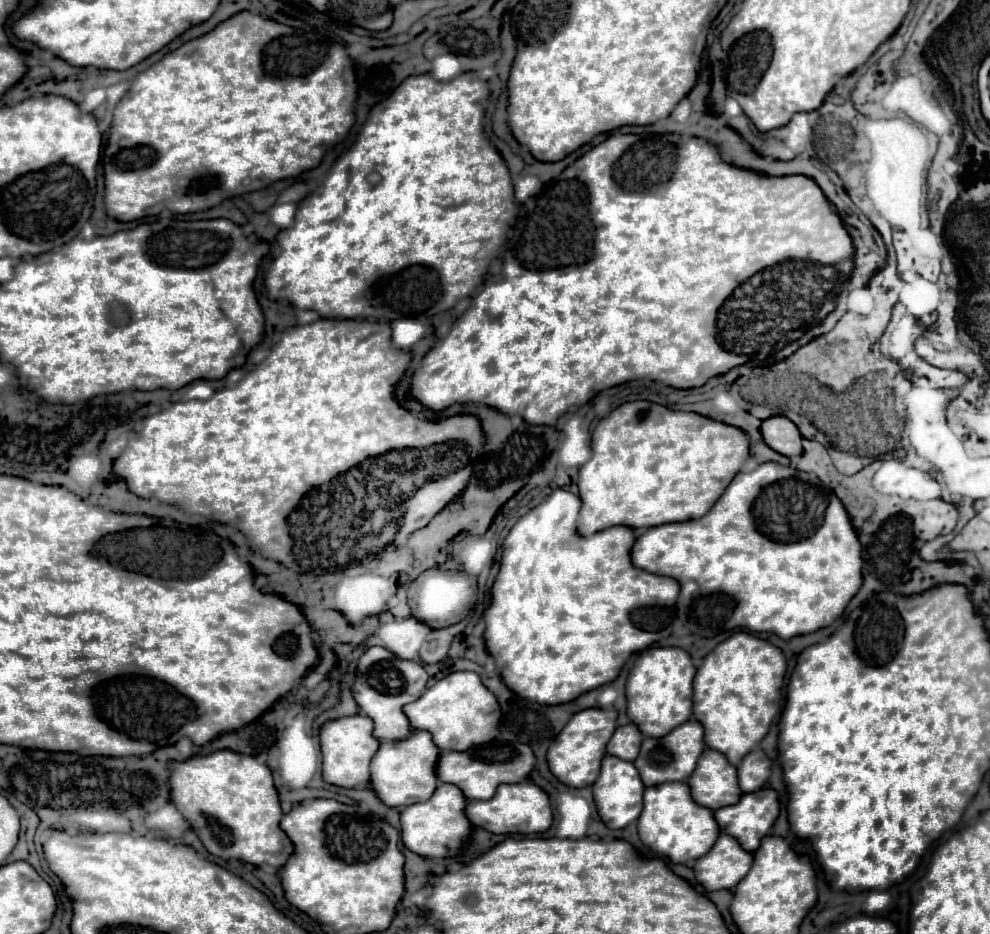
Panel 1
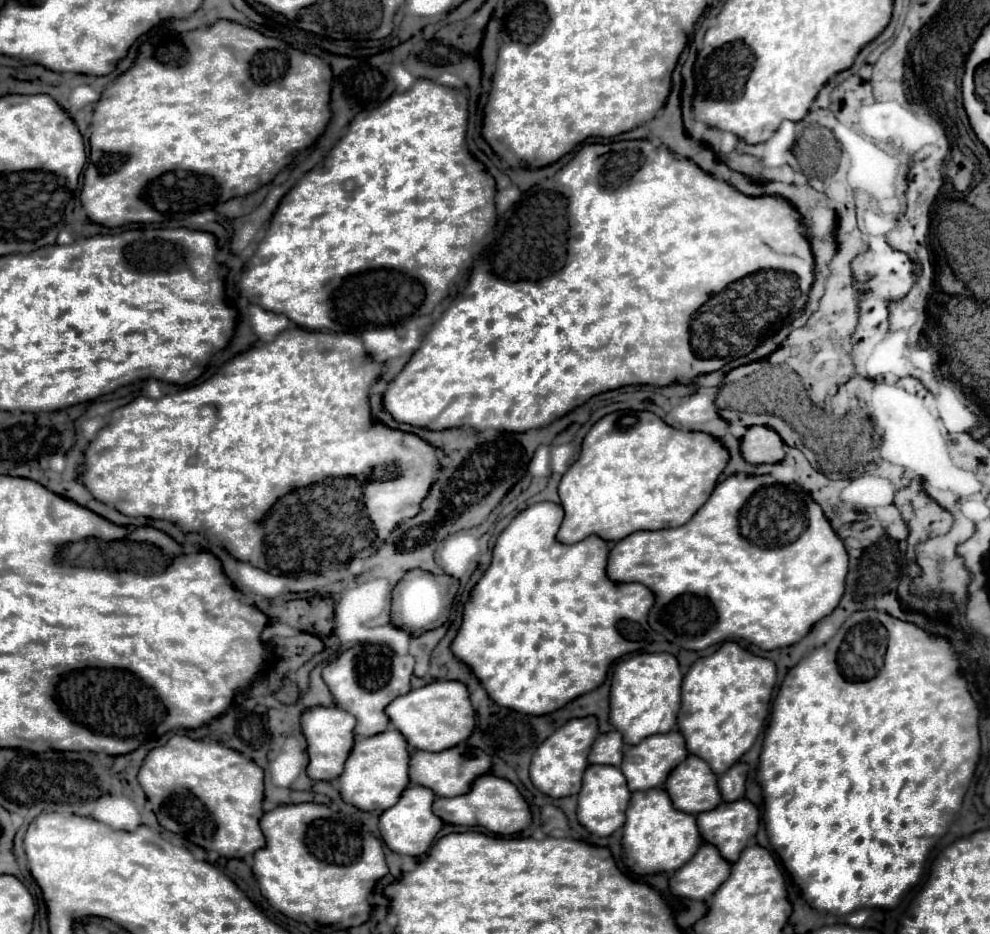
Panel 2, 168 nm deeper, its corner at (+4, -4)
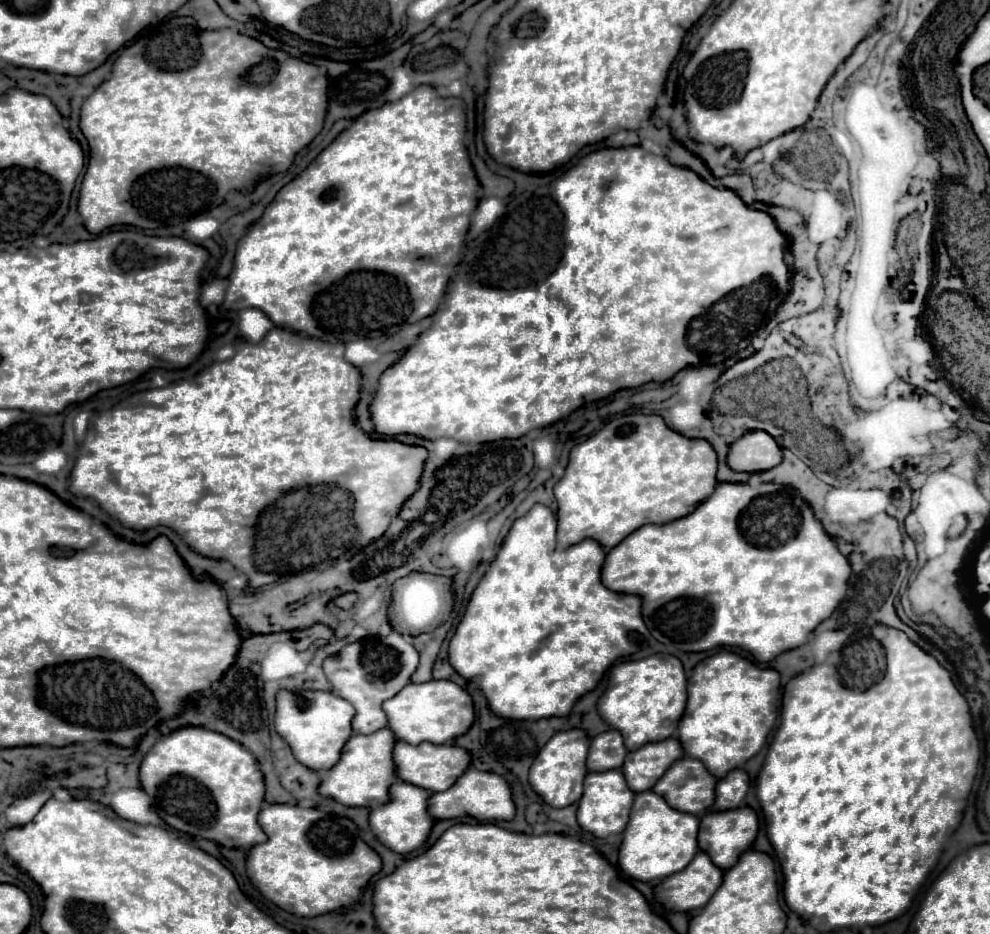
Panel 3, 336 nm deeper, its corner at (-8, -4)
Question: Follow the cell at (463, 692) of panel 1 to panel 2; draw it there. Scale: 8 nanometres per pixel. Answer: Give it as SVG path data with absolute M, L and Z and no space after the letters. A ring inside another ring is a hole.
M434 681L420 689L412 689L410 693L396 697L386 707L386 713L392 725L406 737L408 745L422 751L444 751L456 747L458 743L468 741L476 727L470 693L462 681Z

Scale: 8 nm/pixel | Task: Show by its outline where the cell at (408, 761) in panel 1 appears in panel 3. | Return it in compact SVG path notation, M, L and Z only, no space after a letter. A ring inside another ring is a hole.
M388 727L370 733L370 735L352 735L340 751L340 759L318 785L318 793L322 797L330 797L342 805L350 807L372 807L388 801L390 783L396 779L394 763L392 763L392 747L396 737Z

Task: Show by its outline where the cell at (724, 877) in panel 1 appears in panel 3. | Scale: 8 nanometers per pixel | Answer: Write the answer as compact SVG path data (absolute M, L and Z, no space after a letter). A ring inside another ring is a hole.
M698 851L698 855L694 855L694 859L686 865L686 869L662 879L654 887L654 897L666 911L692 913L706 905L706 899L714 895L714 891L718 889L718 883L722 883L722 871L710 861L710 857L704 851Z

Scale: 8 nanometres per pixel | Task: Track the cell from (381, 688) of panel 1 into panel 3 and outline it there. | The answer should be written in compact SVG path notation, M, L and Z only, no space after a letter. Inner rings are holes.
M392 631L386 637L364 637L356 643L344 645L334 657L326 657L322 667L332 683L332 693L350 701L356 709L352 731L368 735L370 731L378 731L388 725L382 703L410 683L410 675L418 667L418 651L406 643L400 633Z

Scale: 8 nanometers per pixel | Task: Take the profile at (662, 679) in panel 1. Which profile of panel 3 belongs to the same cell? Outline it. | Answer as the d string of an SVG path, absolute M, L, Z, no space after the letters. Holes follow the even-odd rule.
M674 655L646 657L638 661L622 661L610 669L604 695L598 701L600 717L622 733L626 749L634 751L644 743L668 739L686 707L686 677L680 659Z

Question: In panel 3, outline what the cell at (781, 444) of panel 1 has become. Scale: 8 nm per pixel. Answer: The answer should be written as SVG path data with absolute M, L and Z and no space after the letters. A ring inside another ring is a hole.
M748 431L730 445L726 463L732 471L758 473L780 465L782 449L766 431Z

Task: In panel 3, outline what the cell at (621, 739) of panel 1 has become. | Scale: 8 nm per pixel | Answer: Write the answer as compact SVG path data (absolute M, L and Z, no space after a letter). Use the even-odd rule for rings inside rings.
M610 729L600 735L596 735L590 741L590 751L586 757L588 771L608 771L608 769L620 769L626 757L626 747L622 741L622 735L618 731Z

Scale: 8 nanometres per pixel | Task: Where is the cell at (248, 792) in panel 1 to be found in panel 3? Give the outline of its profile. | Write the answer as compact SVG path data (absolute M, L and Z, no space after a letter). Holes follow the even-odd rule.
M182 727L162 737L144 755L140 763L140 783L142 791L152 799L156 813L174 829L188 833L192 837L204 837L224 847L252 847L264 843L268 837L258 825L258 811L264 801L264 779L258 763L250 751L240 743L218 735L216 731L206 731L204 727Z

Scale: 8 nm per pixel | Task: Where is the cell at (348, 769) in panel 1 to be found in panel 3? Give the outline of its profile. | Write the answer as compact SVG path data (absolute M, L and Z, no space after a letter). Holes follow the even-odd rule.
M278 691L276 693L276 733L290 745L294 757L312 771L326 771L338 761L342 743L352 735L354 707L330 691Z

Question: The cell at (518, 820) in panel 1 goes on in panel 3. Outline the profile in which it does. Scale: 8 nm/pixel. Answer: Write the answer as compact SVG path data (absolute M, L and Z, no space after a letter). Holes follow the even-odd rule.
M466 769L454 783L454 787L432 793L428 799L428 813L434 819L462 819L462 817L474 817L478 821L510 821L514 817L514 803L512 803L512 793L508 783L496 775L496 773L486 773L478 769Z

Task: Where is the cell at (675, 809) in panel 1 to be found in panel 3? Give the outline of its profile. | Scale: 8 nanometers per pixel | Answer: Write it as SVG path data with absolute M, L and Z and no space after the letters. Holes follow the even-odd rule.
M642 791L634 799L630 821L622 835L618 851L618 865L622 873L638 881L656 881L672 875L674 871L682 871L682 867L686 867L686 863L690 863L696 855L698 817L668 807L668 803L654 791Z

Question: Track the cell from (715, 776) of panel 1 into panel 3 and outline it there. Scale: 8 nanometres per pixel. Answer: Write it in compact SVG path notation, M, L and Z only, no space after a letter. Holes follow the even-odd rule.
M682 757L672 763L652 791L664 797L672 809L700 815L712 807L714 787L716 779L708 773L702 761Z

